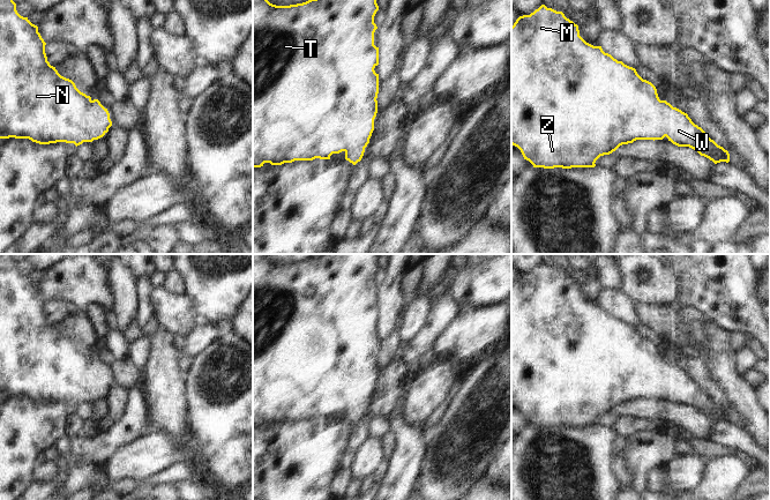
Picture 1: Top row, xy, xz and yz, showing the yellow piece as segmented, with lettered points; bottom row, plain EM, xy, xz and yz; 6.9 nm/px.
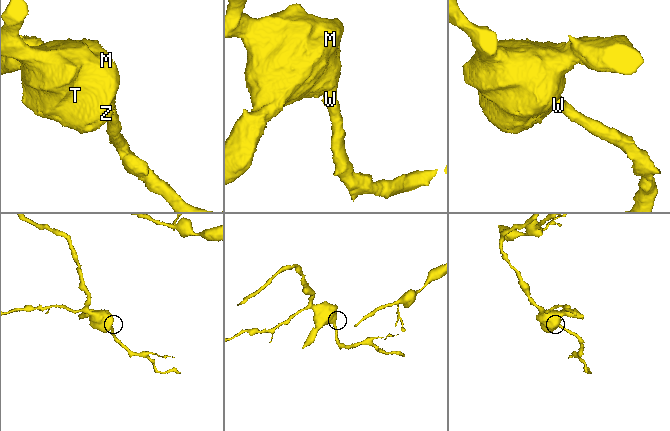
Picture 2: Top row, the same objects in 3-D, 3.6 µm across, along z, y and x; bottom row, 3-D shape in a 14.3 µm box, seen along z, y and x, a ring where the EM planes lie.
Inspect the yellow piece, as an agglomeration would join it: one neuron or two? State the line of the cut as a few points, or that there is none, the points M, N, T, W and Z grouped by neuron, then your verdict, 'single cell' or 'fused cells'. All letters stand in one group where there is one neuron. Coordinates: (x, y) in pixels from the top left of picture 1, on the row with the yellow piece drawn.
cut none; groups M N T W Z; single cell

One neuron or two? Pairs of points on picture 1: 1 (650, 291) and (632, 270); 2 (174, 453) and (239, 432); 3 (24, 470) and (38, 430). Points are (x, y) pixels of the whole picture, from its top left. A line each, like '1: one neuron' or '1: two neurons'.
1: one neuron
2: two neurons
3: one neuron

